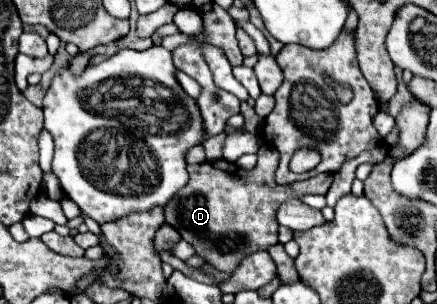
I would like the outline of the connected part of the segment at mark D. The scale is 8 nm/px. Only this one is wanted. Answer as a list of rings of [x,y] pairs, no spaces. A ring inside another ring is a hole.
[[[265,144],[257,152],[259,160],[253,170],[243,170],[227,160],[213,160],[195,166],[187,166],[189,182],[167,202],[165,220],[173,226],[183,240],[187,240],[199,258],[221,272],[233,272],[235,264],[251,252],[265,250],[277,244],[275,212],[287,198],[301,198],[305,194],[327,194],[333,176],[317,174],[303,182],[279,186],[275,182],[275,168],[279,164],[279,152]]]

